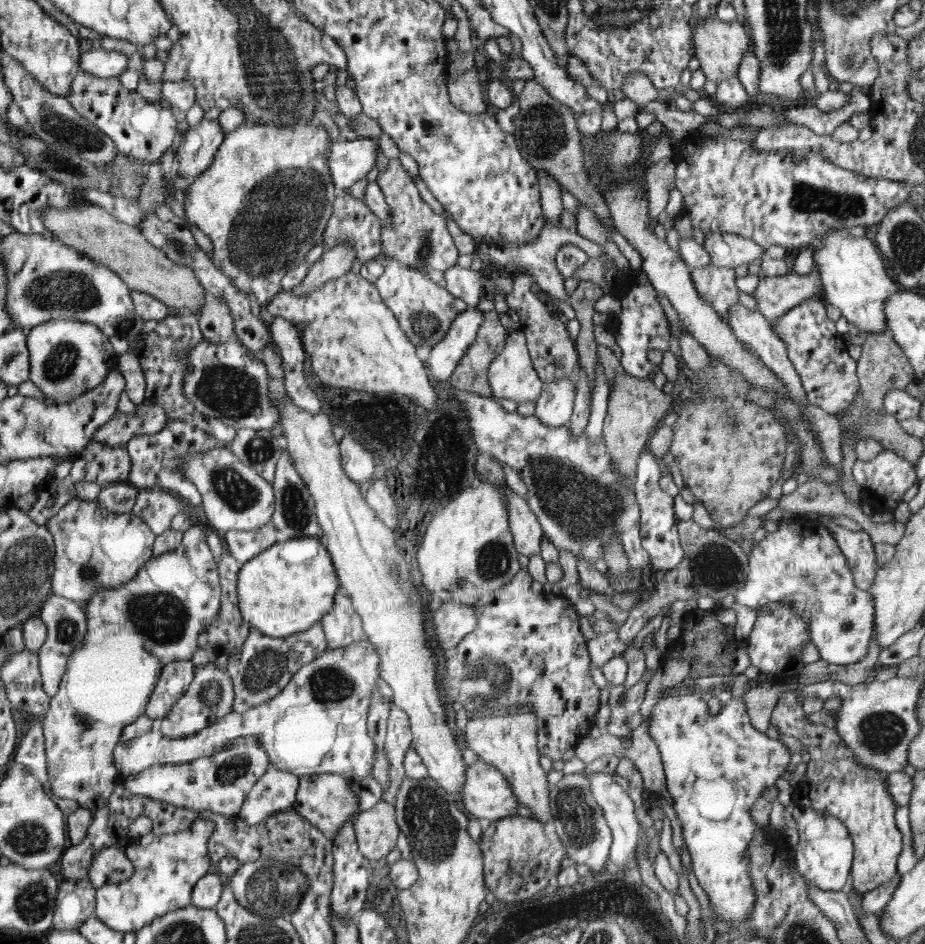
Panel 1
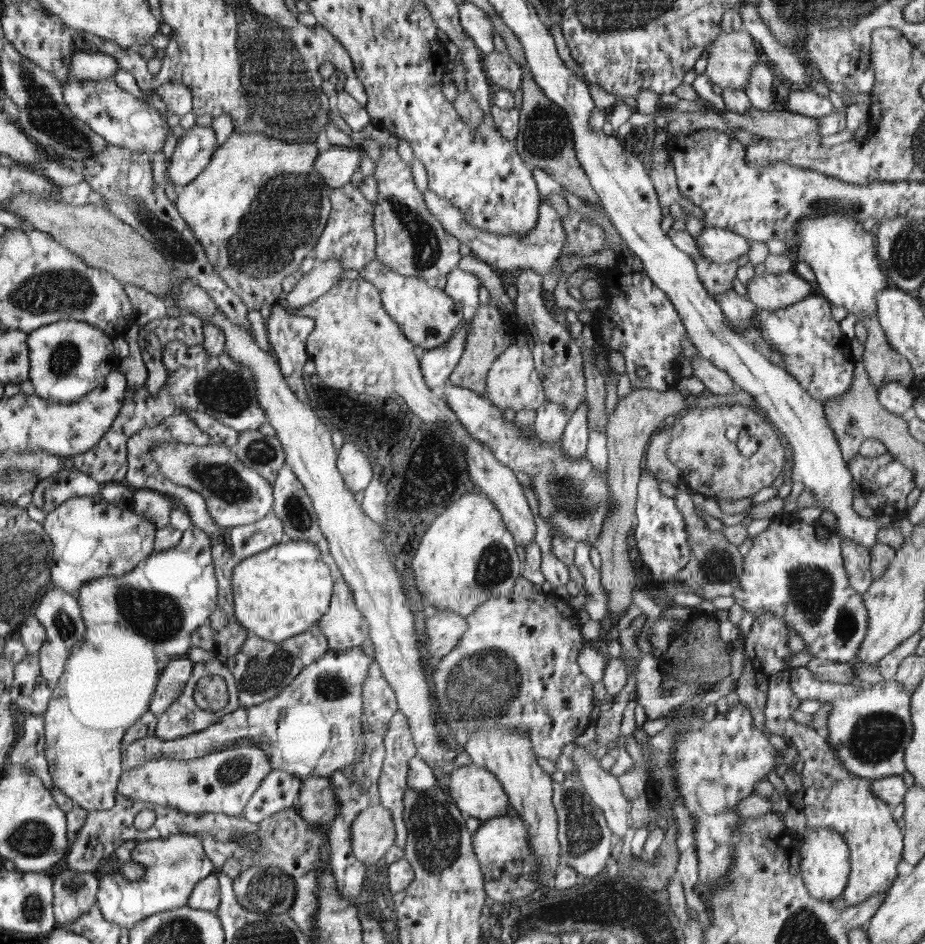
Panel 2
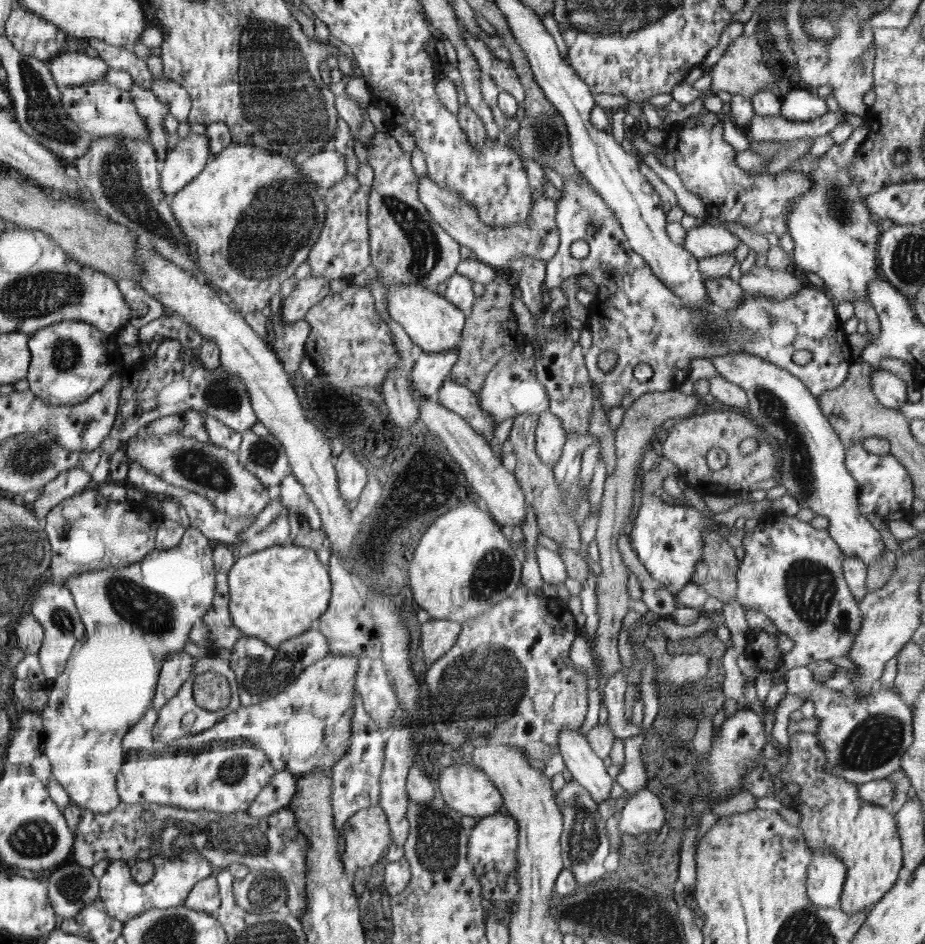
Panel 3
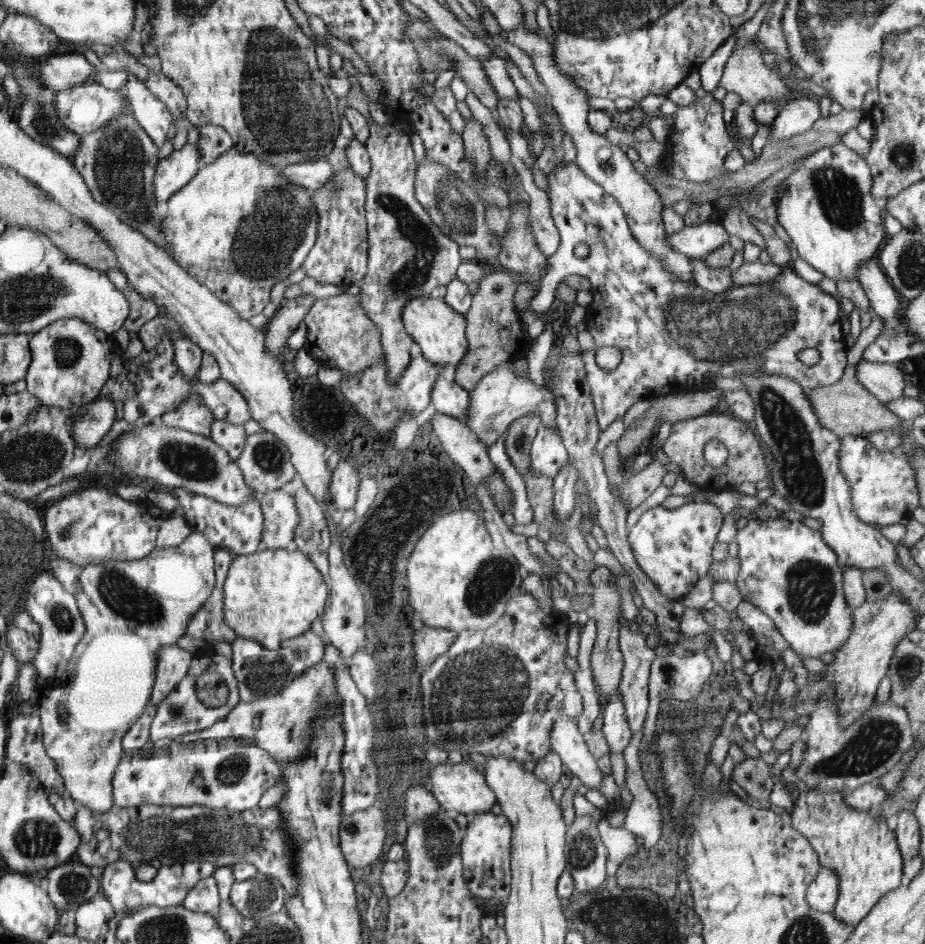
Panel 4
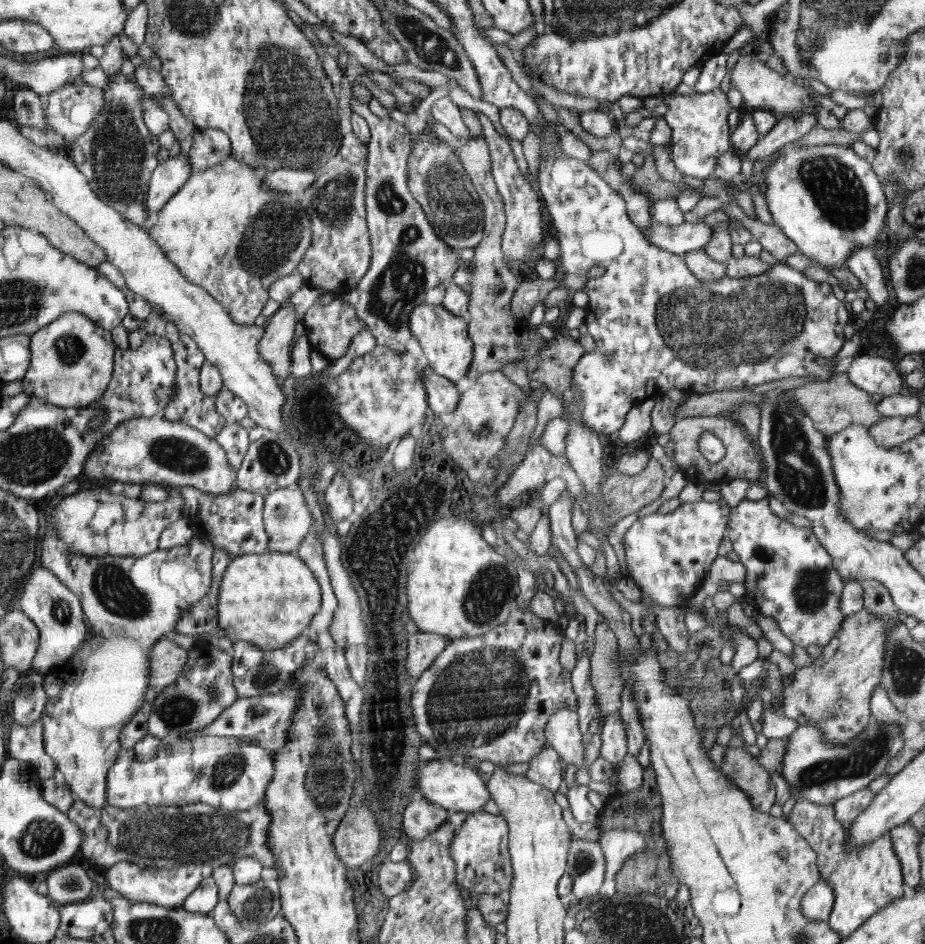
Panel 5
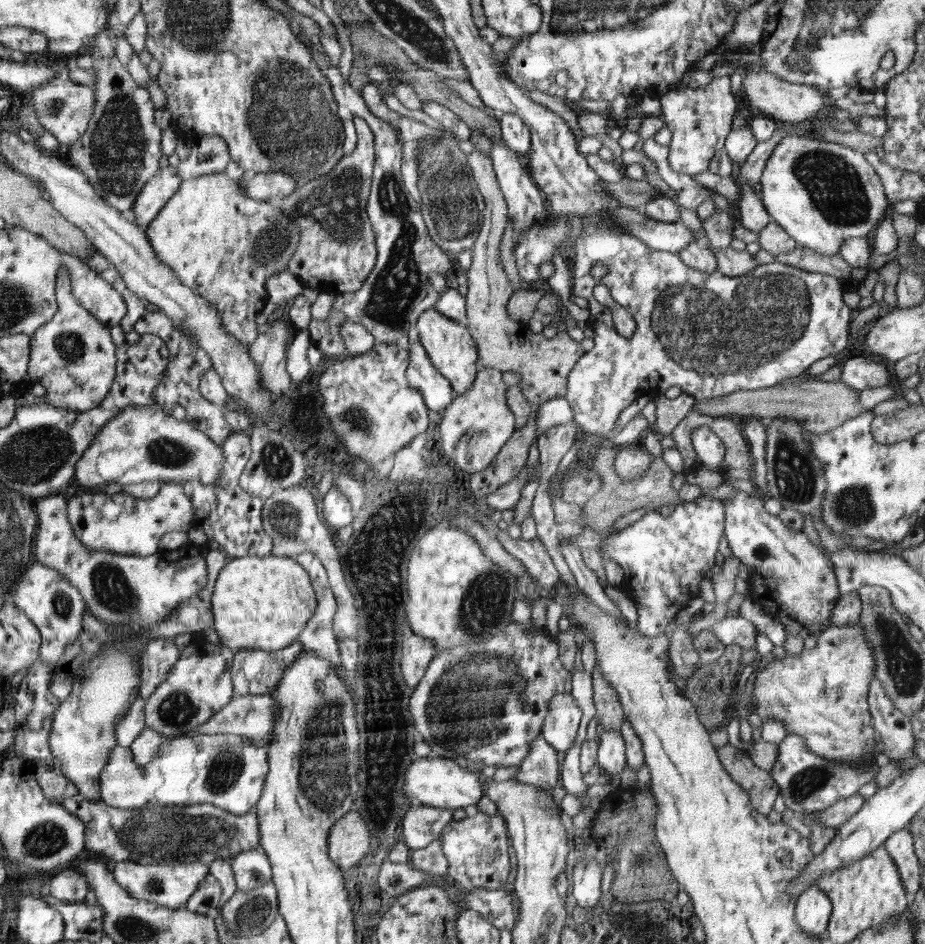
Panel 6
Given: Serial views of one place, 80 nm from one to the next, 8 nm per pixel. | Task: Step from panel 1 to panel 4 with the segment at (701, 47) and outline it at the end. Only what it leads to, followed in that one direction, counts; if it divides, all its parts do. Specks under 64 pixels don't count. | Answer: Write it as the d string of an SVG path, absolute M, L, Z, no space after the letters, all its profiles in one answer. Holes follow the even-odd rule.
M753 42L732 51L726 64L724 64L718 86L722 86L726 92L735 92L740 96L742 102L753 107L761 102L776 103L778 107L782 107L795 93L778 77L778 73L772 71L764 63L762 53Z

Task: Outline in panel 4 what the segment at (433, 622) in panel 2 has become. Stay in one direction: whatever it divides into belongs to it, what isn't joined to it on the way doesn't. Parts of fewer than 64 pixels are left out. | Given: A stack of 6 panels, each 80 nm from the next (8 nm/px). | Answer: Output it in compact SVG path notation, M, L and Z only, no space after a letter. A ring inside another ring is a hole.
M424 625L414 634L414 661L418 671L430 667L442 656L455 640L456 633L445 628Z

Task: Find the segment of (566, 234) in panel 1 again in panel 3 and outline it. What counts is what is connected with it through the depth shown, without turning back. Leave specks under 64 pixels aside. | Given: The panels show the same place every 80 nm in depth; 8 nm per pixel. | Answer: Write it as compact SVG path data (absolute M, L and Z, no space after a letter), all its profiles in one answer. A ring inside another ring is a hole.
M428 172L424 177L420 177L419 193L420 200L426 205L432 218L447 233L455 237L460 246L467 246L474 258L498 270L508 267L513 259L523 258L523 256L533 256L533 258L539 258L547 263L559 250L562 238L559 236L556 203L544 195L544 191L537 183L531 185L535 189L535 205L531 210L530 218L524 223L518 223L508 228L490 228L484 224L480 219L478 208L474 204L463 200L461 194L452 192L450 188L440 188L432 177L428 177Z

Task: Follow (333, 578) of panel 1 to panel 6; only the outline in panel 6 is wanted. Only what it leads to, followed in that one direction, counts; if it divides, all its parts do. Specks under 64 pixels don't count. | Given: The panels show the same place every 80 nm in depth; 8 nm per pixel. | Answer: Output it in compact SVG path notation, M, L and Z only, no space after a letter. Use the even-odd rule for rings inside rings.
M270 554L263 557L252 555L229 559L218 575L211 605L213 628L220 637L222 645L234 652L240 649L274 652L290 647L298 640L317 610L318 600L310 575L295 558Z

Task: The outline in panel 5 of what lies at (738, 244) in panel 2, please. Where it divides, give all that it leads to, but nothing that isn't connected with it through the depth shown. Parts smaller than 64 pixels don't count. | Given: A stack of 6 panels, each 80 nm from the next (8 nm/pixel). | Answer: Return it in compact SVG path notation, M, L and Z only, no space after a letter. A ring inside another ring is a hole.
M687 221L680 226L668 226L654 222L640 230L652 244L666 252L676 253L684 257L687 252L700 250L711 242L713 228L710 225L702 223L688 223Z

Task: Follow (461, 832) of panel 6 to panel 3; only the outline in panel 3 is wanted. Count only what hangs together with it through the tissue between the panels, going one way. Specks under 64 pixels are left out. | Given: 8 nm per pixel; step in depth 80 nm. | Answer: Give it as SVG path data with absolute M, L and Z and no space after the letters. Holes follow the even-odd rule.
M490 815L476 819L472 829L471 840L468 843L468 861L475 869L483 889L484 899L489 901L512 902L520 893L520 884L516 880L516 868L519 860L516 852L519 851L519 823L510 815Z

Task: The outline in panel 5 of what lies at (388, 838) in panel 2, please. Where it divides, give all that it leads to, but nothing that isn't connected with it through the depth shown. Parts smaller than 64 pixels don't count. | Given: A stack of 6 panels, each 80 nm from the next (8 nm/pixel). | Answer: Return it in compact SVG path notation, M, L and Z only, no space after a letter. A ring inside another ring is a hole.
M366 806L353 808L339 824L334 843L339 860L342 860L348 869L357 868L372 861L380 849L380 828L376 823L374 813Z

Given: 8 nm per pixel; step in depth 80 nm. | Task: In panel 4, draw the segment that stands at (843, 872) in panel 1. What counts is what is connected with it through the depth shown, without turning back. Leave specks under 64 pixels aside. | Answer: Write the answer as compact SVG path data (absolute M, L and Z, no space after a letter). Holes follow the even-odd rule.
M820 868L818 876L808 886L806 902L808 906L822 914L833 912L838 899L838 876L832 868Z

